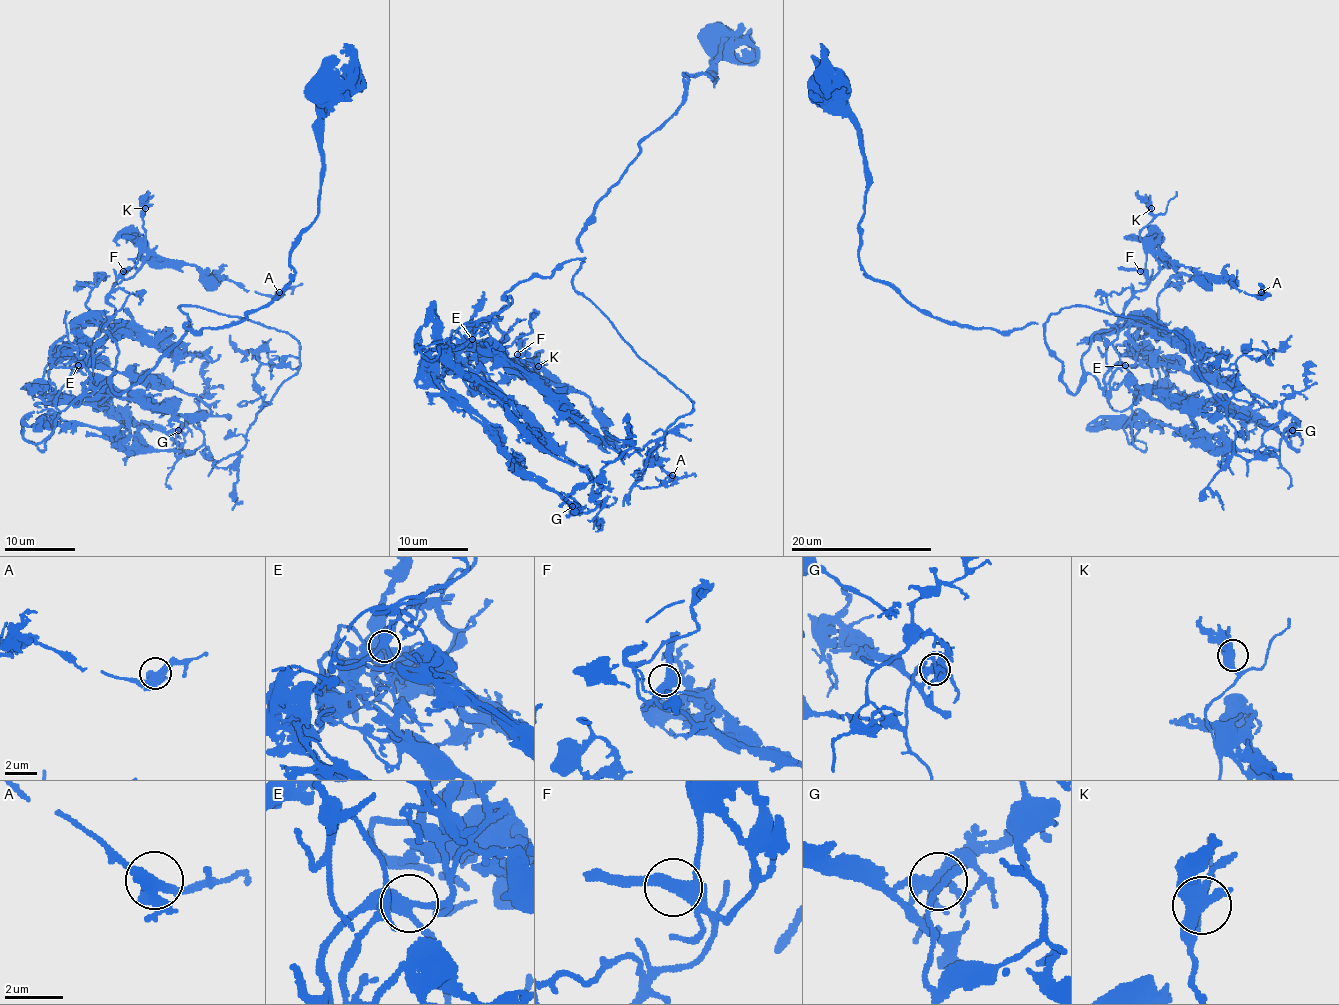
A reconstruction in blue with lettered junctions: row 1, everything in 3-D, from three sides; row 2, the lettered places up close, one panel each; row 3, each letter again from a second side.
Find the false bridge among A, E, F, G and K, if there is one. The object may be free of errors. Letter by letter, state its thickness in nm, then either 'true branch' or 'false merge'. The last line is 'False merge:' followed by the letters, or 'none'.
A: 440 nm thick; true branch
E: 400 nm thick; true branch
F: 440 nm thick; true branch
G: 400 nm thick; true branch
K: 400 nm thick; true branch
False merge: none

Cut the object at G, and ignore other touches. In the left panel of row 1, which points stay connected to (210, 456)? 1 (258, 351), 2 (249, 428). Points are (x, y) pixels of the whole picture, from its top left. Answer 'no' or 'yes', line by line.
1: yes
2: yes

